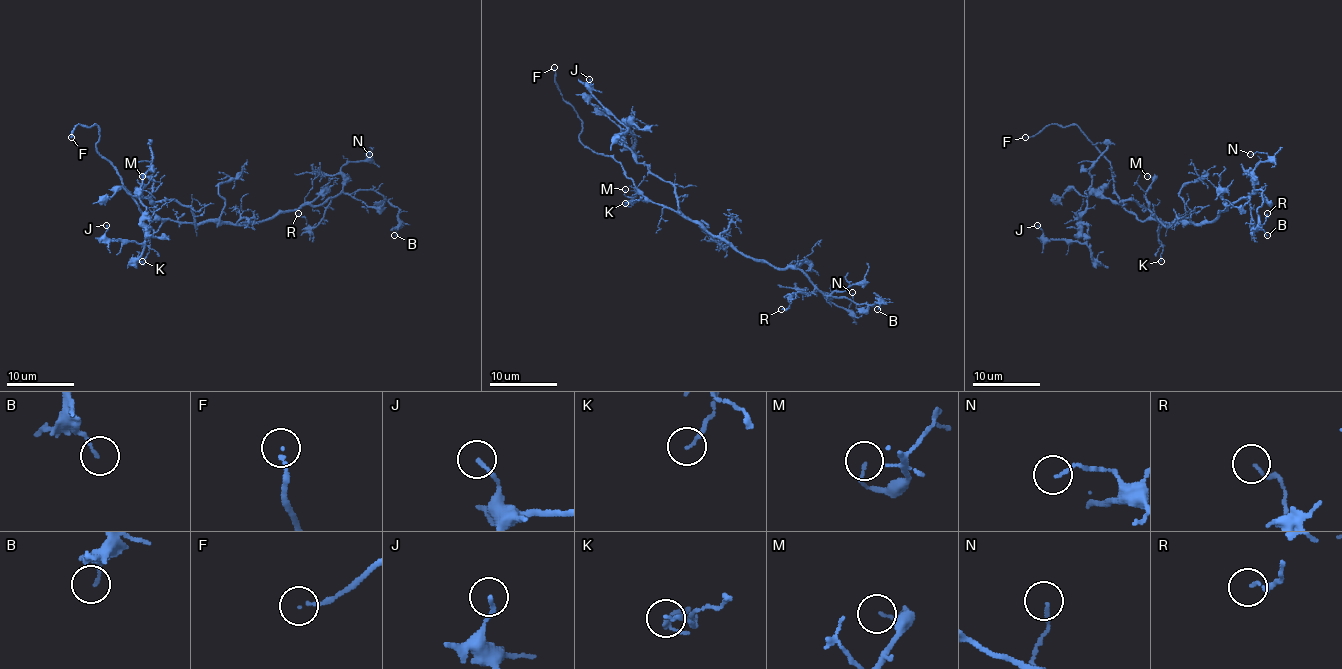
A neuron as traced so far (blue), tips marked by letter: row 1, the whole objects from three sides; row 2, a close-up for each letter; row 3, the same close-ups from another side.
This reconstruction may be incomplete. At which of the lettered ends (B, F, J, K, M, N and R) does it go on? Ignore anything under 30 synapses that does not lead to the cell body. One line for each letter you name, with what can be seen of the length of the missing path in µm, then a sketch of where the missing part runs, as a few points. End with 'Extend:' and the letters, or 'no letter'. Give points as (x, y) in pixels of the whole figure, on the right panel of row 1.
F: Missing length about 25 µm. Course of what is missing: (1025, 137), (1012, 124), (1007, 129), (1027, 137), (1061, 137), (1083, 146), (1103, 147), (1105, 142)
Extend: F

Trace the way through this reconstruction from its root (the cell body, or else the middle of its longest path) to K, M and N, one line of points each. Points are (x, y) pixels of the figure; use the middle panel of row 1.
K: (687, 220), (650, 201), (635, 199), (632, 204), (625, 203)
M: (687, 220), (669, 208), (649, 201), (635, 187), (635, 194), (630, 196), (625, 194), (625, 189)
N: (687, 220), (699, 221), (750, 257), (781, 269), (796, 267), (838, 306), (850, 309), (852, 292)

